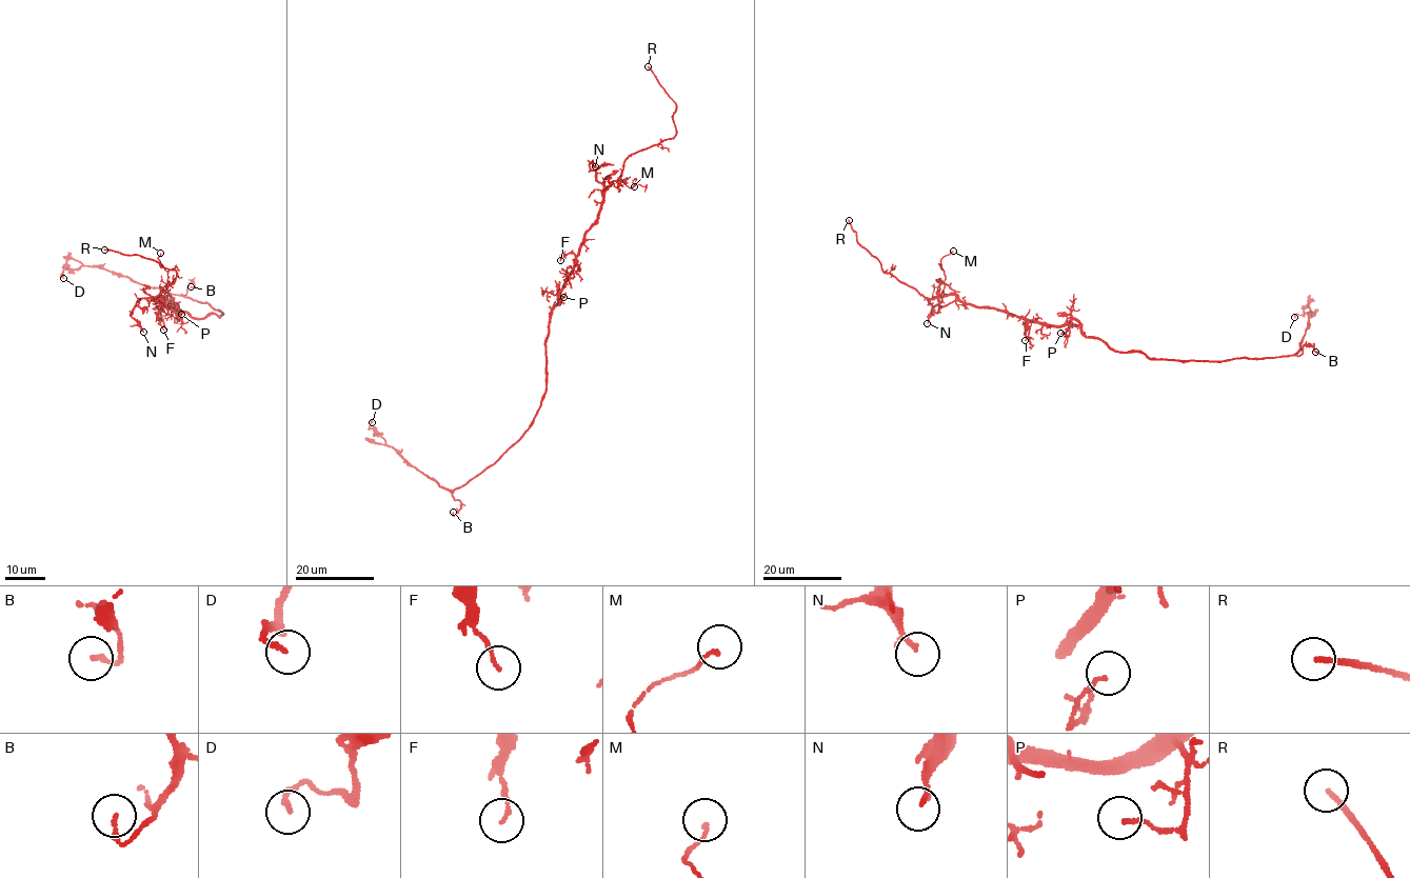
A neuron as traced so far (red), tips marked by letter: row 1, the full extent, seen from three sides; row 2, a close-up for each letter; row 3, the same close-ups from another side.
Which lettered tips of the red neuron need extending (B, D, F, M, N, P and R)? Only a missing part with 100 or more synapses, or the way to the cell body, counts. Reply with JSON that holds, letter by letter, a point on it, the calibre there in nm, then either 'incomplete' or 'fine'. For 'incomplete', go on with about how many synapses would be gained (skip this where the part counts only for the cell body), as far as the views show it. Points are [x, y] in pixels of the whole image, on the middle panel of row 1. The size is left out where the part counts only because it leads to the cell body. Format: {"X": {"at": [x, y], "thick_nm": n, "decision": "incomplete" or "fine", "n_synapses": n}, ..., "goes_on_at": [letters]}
{"B": {"at": [453, 512], "thick_nm": 150, "decision": "fine"}, "D": {"at": [372, 422], "thick_nm": 180, "decision": "fine"}, "F": {"at": [560, 260], "thick_nm": 110, "decision": "fine"}, "M": {"at": [634, 186], "thick_nm": 110, "decision": "fine"}, "N": {"at": [595, 166], "thick_nm": 150, "decision": "fine"}, "P": {"at": [563, 297], "thick_nm": 120, "decision": "fine"}, "R": {"at": [648, 66], "thick_nm": 160, "decision": "incomplete"}, "goes_on_at": ["R"]}

